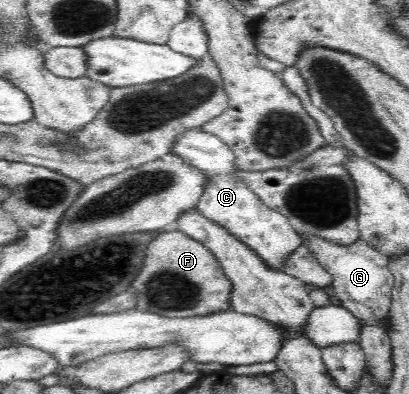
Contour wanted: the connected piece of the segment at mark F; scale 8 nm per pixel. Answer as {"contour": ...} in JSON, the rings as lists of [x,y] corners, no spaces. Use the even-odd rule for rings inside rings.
{"contour":[[[172,226],[159,230],[147,248],[144,265],[131,283],[138,311],[145,310],[164,317],[192,317],[231,309],[232,282],[202,242]]]}

